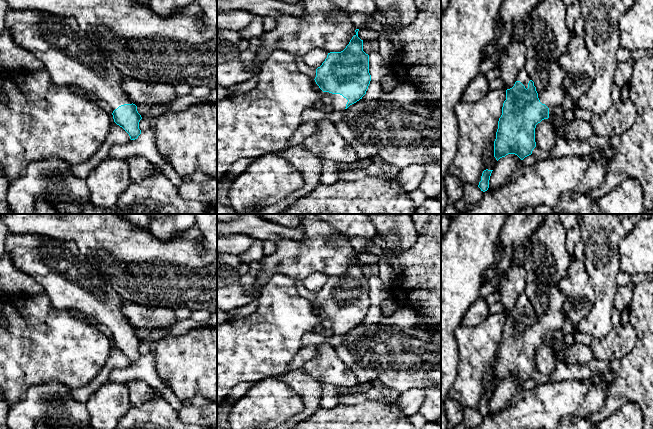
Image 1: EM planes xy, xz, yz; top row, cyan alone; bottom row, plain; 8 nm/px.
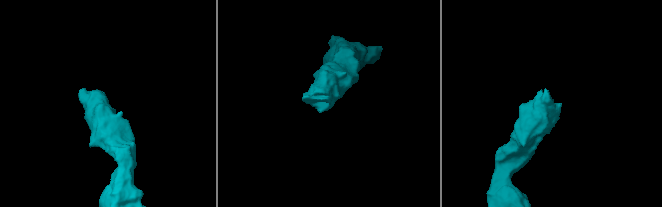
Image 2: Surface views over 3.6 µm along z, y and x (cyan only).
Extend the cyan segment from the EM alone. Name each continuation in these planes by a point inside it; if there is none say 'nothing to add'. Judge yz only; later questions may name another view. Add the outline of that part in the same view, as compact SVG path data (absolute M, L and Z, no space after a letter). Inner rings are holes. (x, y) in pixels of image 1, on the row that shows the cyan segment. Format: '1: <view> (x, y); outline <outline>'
1: yz (552, 97); outline M536 88L536 91L540 102L549 108L549 116L553 108L561 107L565 96L563 88Z

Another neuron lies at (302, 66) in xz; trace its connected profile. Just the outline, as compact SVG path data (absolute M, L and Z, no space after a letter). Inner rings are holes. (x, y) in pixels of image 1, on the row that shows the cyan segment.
M295 55L295 60L297 63L297 67L300 70L300 72L308 75L312 79L315 79L316 77L316 69L308 66L302 59L302 56Z

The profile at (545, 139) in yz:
M544 119L536 125L535 142L536 146L543 150L550 150L554 147L556 137L549 119Z

